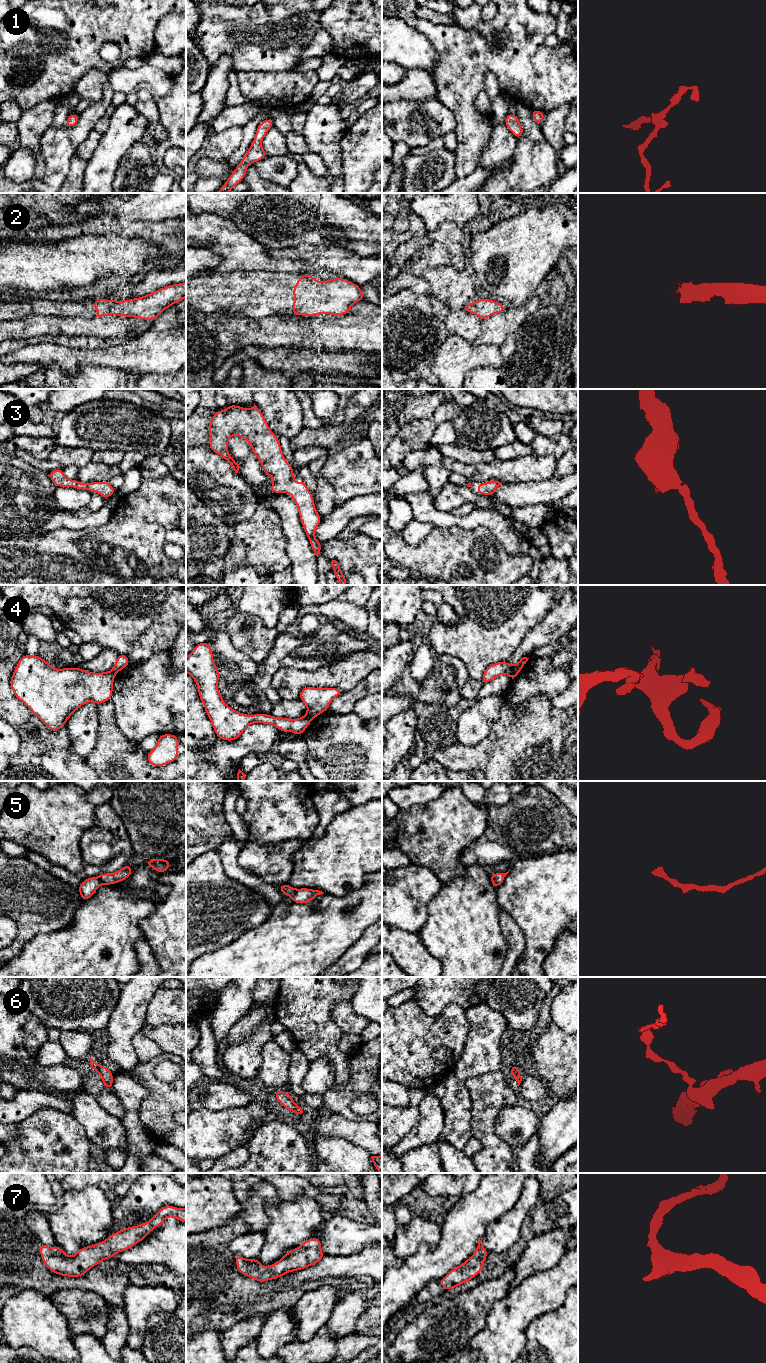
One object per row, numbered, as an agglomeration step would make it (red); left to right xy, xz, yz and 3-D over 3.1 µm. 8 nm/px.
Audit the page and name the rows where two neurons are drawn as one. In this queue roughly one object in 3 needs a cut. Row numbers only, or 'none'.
4

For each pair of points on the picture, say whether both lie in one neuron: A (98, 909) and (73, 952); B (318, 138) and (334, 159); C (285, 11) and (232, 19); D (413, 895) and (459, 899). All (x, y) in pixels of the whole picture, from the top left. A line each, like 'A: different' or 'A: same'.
A: same
B: same
C: same
D: different

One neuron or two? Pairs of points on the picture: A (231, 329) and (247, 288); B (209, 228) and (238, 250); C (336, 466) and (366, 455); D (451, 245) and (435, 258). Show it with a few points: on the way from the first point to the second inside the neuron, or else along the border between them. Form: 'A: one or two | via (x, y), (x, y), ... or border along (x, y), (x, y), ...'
A: two | border along (213, 311), (224, 311), (229, 315), (259, 318)
B: one | via (217, 234), (232, 243)
C: one | via (344, 468), (354, 469), (359, 463)
D: two | border along (434, 241), (437, 241), (446, 249), (452, 264)

